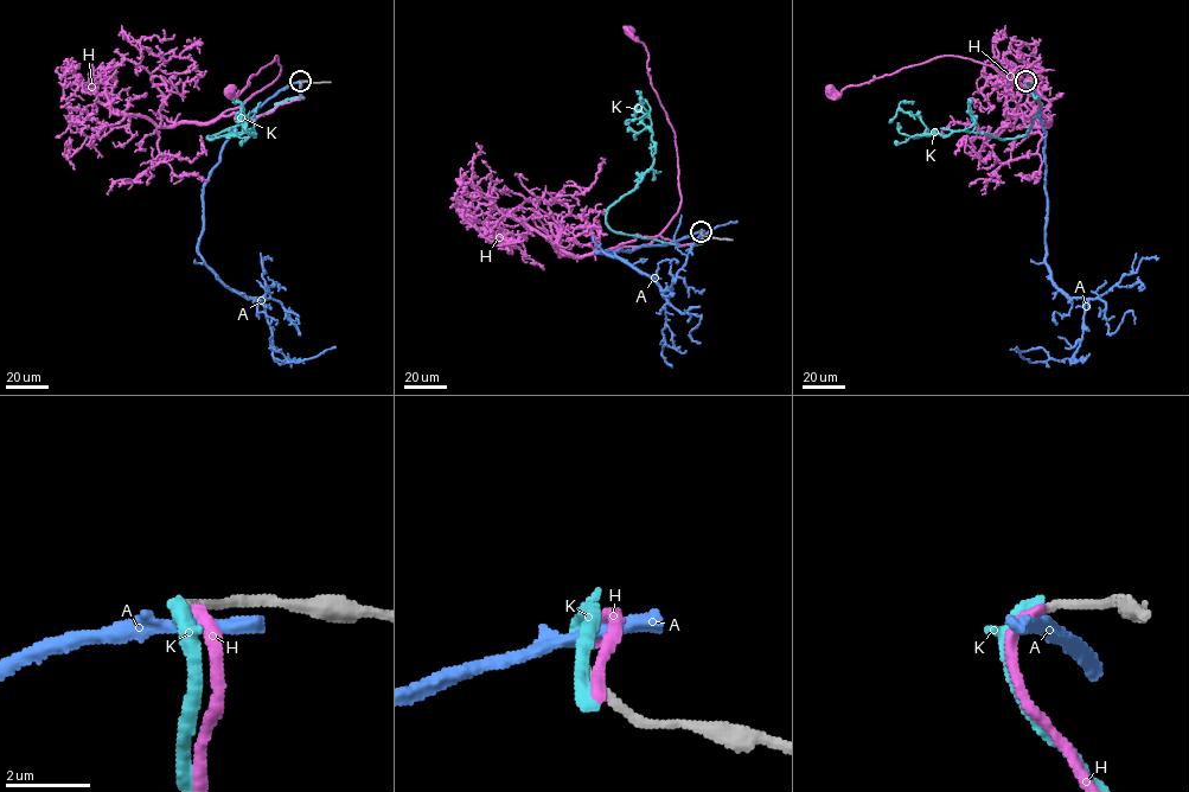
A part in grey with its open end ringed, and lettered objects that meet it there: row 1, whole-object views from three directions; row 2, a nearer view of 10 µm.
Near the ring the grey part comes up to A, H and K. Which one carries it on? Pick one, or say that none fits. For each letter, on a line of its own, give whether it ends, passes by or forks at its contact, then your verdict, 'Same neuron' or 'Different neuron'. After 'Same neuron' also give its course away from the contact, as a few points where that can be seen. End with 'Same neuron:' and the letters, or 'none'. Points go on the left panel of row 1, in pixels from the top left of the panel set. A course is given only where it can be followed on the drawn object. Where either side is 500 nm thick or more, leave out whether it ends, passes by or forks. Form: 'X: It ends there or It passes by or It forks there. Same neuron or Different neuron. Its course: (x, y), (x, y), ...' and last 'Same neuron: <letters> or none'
A: It passes by. Different neuron
H: It ends there. Different neuron
K: It passes by. Different neuron
Same neuron: none

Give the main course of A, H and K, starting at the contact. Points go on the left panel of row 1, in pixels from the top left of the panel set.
A: (299, 82), (224, 145), (203, 186), (198, 254), (229, 287), (261, 299), (275, 358), (336, 347)
H: (300, 81), (300, 98), (272, 112), (208, 122), (276, 78), (277, 56), (238, 94), (230, 90)
K: (299, 81), (304, 98), (287, 98), (209, 139), (250, 131), (255, 136), (247, 132), (241, 102), (232, 102)

